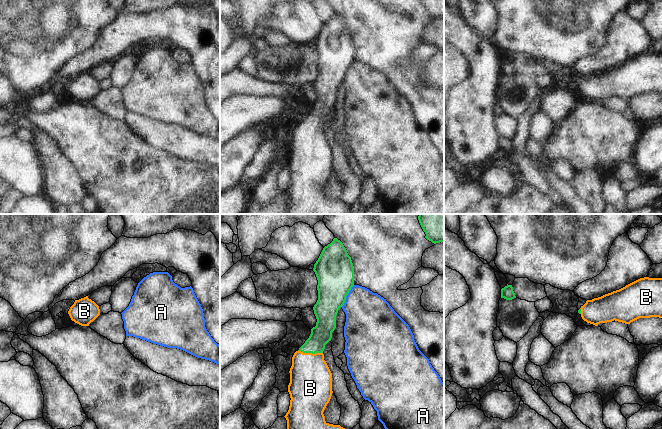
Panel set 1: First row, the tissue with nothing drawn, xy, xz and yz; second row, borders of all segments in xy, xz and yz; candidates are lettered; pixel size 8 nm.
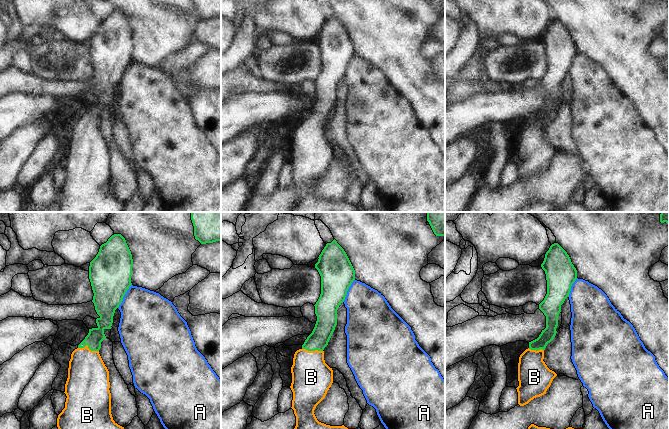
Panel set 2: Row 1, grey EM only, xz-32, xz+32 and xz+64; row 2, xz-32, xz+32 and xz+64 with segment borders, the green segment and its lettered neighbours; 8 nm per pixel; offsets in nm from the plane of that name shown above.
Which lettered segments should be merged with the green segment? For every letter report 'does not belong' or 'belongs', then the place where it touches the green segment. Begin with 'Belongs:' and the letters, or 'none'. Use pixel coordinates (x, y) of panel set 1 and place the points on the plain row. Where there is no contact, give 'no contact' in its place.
Belongs: B
A: does not belong; meets green in xz at (346, 71)
B: belongs; meets green in xz at (310, 128)

